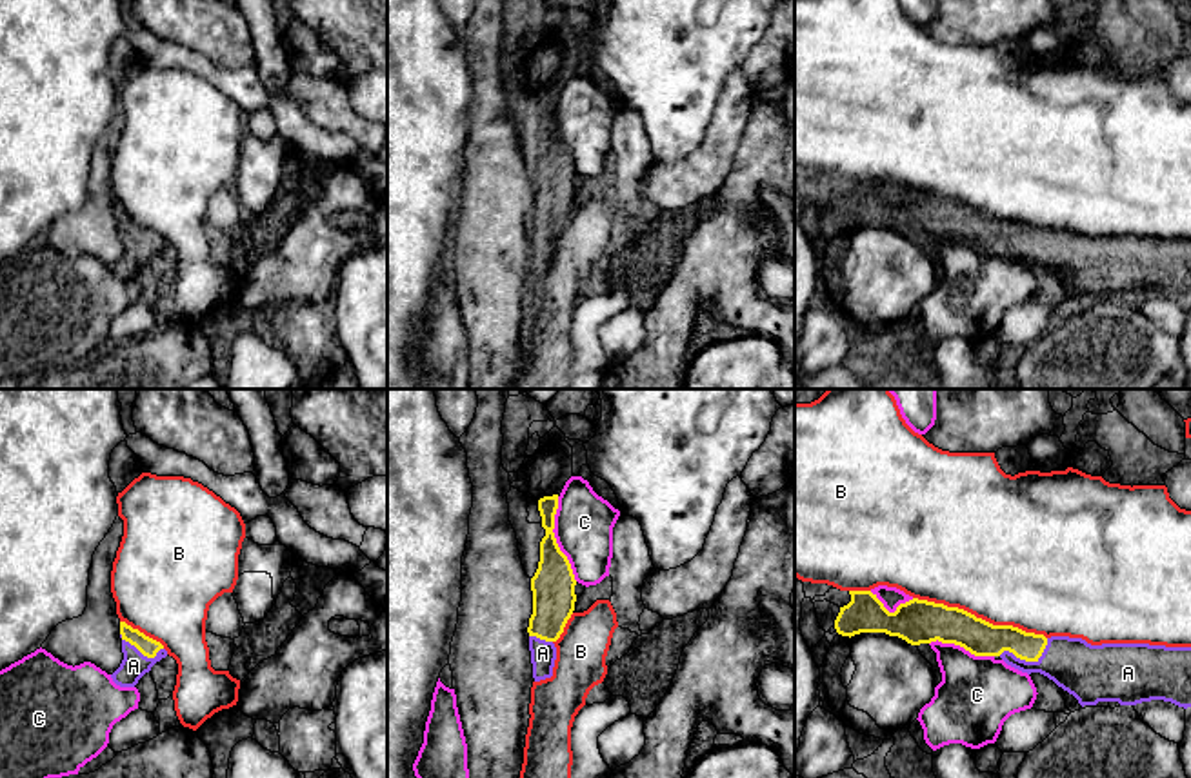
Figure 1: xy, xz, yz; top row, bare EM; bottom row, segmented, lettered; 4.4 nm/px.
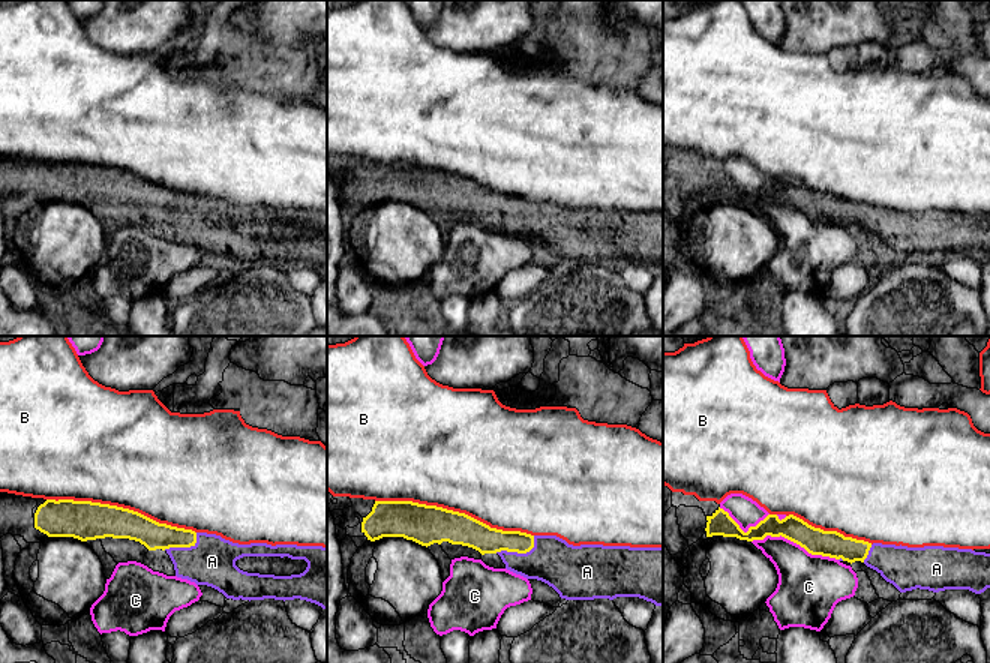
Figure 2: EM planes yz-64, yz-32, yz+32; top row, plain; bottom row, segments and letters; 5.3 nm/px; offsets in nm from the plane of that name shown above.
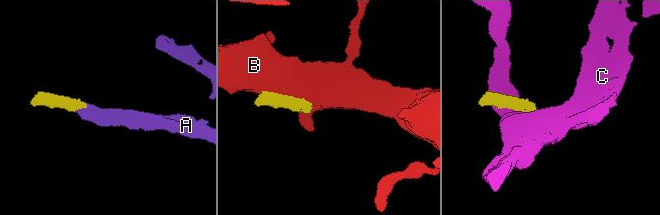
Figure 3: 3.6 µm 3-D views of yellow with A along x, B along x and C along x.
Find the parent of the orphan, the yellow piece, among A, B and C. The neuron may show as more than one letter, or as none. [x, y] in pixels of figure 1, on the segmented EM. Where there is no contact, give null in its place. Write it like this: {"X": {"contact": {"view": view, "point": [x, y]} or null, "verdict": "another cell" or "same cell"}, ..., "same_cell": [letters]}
{"A": {"contact": {"view": "yz", "point": [1028, 660]}, "verdict": "same cell"}, "B": {"contact": {"view": "yz", "point": [980, 618]}, "verdict": "another cell"}, "C": {"contact": {"view": "xz", "point": [555, 538]}, "verdict": "another cell"}, "same_cell": ["A"]}

